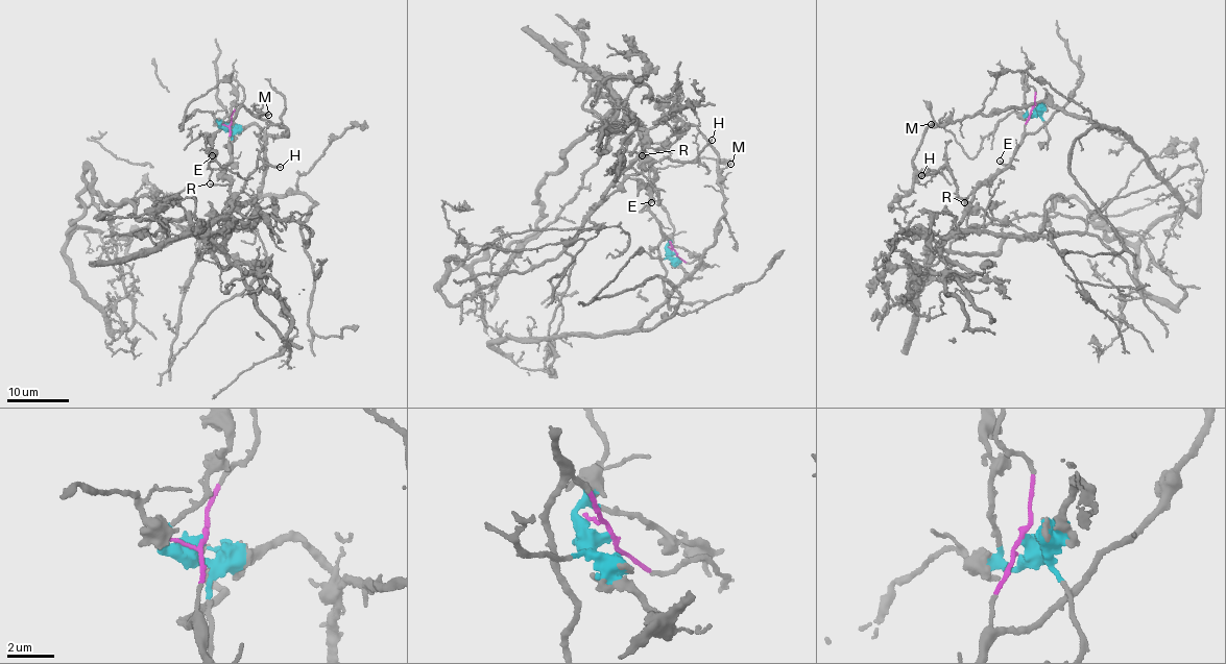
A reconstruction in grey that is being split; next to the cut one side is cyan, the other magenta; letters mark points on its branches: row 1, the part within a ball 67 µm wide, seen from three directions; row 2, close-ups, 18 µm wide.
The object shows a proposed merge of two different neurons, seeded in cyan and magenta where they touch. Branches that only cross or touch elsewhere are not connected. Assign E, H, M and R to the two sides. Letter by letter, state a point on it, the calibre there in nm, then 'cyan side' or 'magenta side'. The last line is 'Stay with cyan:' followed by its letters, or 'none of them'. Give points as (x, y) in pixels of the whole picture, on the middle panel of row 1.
E: place (651, 202); calibre 180 nm; magenta side
H: place (712, 140); calibre 190 nm; magenta side
M: place (730, 164); calibre 120 nm; cyan side
R: place (642, 155); calibre 150 nm; magenta side
Stay with cyan: M

